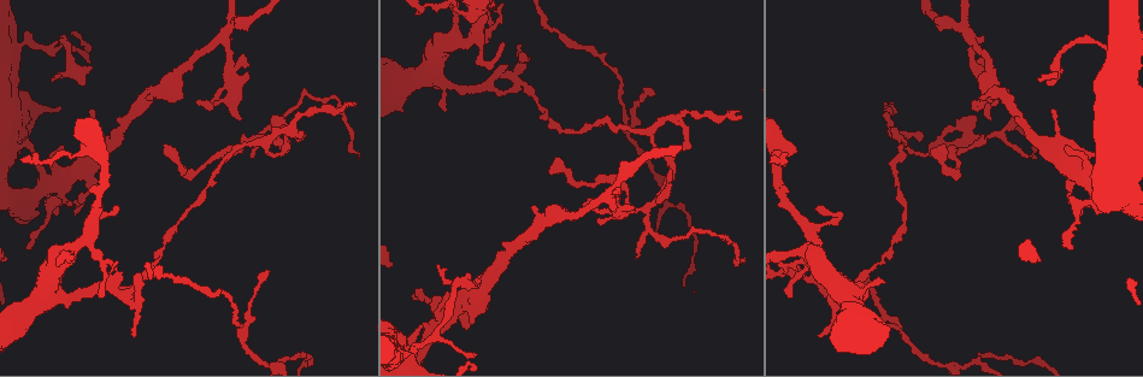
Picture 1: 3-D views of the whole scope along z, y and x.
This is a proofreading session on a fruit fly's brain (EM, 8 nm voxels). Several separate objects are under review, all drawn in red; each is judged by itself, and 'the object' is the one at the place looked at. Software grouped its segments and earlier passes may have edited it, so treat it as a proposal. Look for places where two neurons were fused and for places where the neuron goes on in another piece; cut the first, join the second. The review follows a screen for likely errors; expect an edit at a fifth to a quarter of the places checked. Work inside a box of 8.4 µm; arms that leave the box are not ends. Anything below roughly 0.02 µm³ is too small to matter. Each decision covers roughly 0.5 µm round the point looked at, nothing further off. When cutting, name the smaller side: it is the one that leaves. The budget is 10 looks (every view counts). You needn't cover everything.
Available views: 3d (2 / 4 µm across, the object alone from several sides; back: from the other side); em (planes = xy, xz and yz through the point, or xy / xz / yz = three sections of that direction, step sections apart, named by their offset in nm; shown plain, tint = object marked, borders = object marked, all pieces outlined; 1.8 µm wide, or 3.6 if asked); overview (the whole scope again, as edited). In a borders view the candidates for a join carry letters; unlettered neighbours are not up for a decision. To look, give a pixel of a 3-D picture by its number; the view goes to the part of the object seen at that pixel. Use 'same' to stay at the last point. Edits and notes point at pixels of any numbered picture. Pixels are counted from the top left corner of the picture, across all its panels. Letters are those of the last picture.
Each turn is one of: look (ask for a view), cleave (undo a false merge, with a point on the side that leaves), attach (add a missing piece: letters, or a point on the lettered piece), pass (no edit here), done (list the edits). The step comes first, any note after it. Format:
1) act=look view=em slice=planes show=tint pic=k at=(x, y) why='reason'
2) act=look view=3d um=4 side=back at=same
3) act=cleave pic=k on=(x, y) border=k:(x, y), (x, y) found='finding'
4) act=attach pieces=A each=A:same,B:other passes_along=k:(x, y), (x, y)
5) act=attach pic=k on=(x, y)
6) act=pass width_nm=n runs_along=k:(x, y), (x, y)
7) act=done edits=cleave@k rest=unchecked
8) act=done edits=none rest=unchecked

act=look view=em slice=planes show=tint pic=1 at=(285, 147) why='sudden change in width'

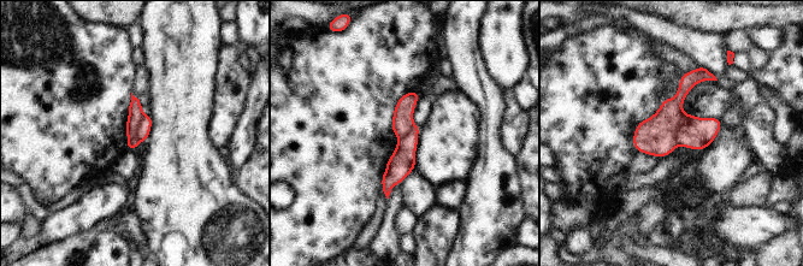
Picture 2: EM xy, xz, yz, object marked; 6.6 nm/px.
act=look view=em slice=planes show=borders at=same

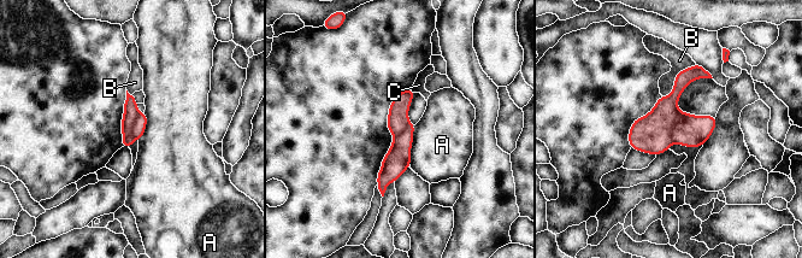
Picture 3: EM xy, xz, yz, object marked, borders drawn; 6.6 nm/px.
act=cleave pic=3 on=(689, 130) each=A:other,B:other,C:other part_leaving=3:(411, 125), (382, 188) found='two neurons meet here'

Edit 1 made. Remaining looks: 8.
act=look view=overview

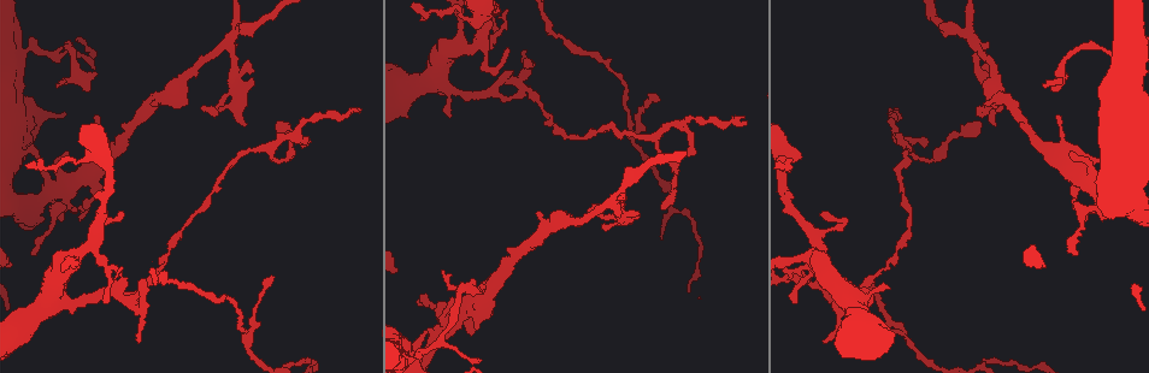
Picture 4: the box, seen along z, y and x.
act=look view=3d um=4 pic=4 at=(485, 46) why='thin arm on a thick one'

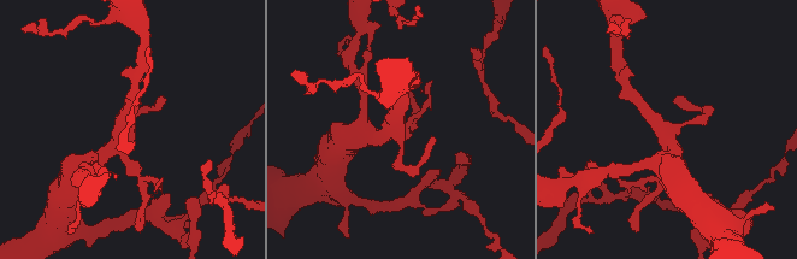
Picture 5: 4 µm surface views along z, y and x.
act=look view=em slice=planes show=borders pic=5 at=(131, 129)

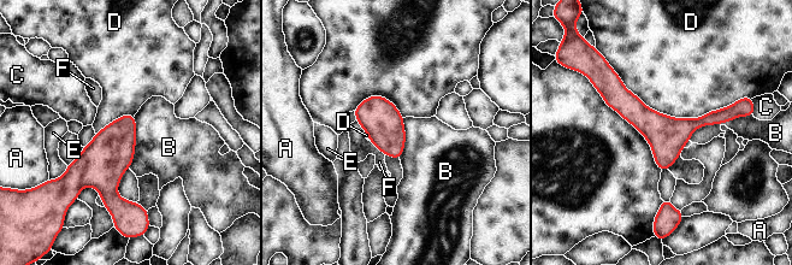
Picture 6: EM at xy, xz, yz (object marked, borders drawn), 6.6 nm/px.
act=pass each=A:other,B:other,C:other,D:other,E:other,F:other found='all the same neuron'

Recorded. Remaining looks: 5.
act=done edits=cleave@3 rest=unchecked

